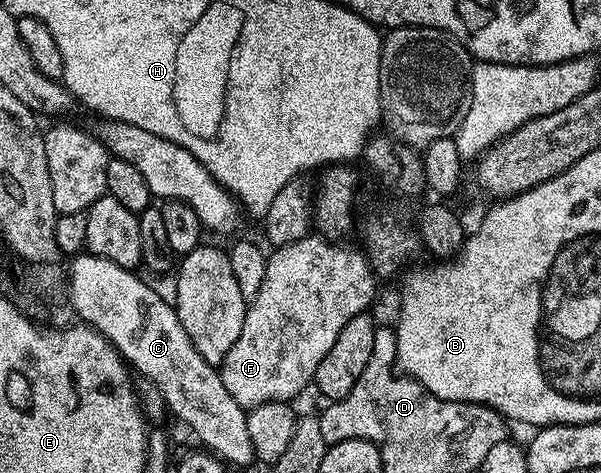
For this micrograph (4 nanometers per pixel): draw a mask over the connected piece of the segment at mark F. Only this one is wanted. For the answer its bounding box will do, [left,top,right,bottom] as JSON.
[218,236,378,408]

